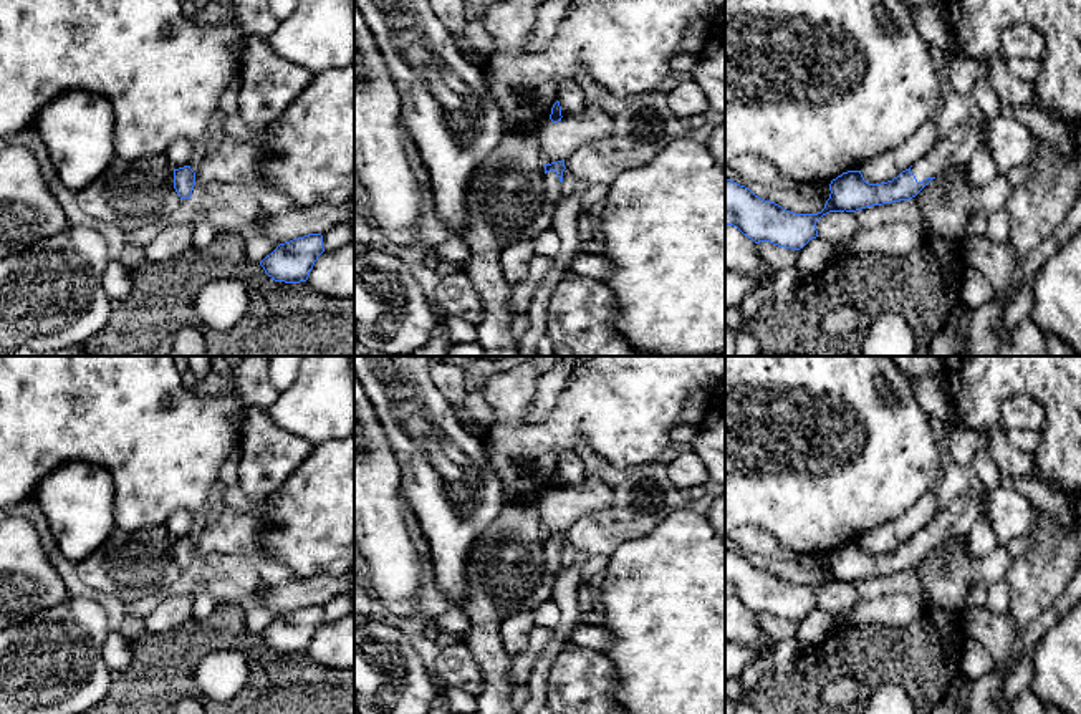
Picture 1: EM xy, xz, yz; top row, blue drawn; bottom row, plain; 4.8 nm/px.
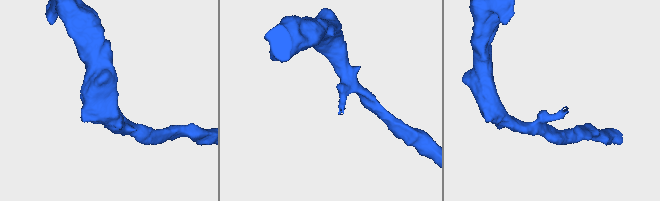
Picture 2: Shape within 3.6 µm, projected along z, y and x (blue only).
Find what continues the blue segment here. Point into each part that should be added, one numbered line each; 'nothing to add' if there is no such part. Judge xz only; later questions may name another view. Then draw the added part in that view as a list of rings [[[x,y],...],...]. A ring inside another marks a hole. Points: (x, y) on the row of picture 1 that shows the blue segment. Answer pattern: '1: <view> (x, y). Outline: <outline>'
1: xz (552, 181). Outline: [[[555,171],[545,174],[546,197],[556,205],[565,195],[561,192],[561,182]]]

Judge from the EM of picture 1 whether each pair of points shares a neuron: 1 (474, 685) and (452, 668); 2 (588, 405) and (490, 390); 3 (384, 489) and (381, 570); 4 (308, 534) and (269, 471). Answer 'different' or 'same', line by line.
1: same
2: same
3: same
4: different

